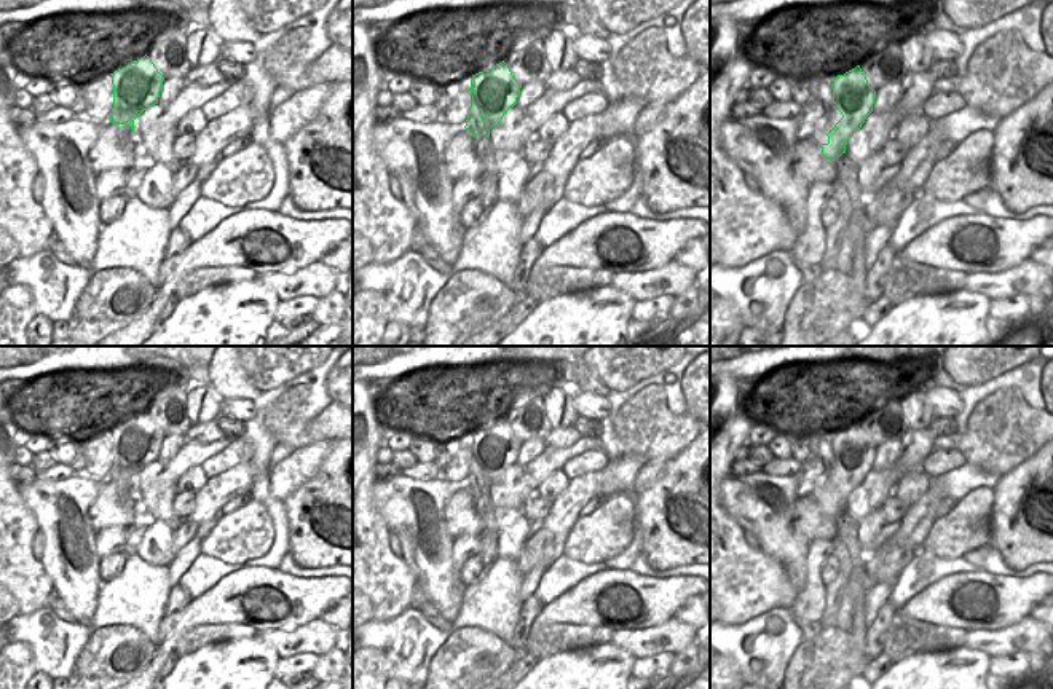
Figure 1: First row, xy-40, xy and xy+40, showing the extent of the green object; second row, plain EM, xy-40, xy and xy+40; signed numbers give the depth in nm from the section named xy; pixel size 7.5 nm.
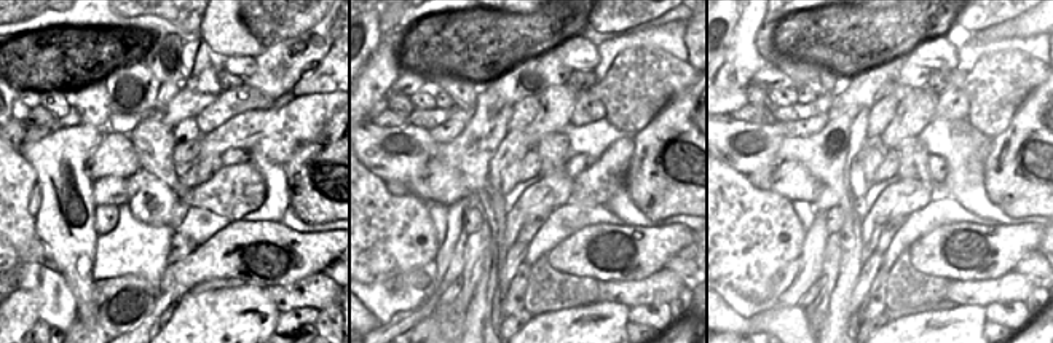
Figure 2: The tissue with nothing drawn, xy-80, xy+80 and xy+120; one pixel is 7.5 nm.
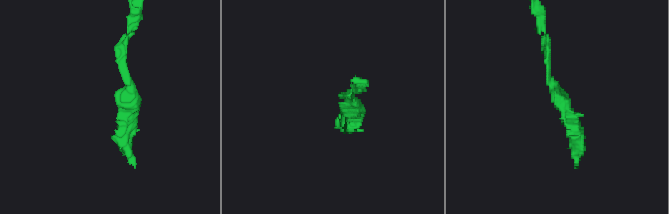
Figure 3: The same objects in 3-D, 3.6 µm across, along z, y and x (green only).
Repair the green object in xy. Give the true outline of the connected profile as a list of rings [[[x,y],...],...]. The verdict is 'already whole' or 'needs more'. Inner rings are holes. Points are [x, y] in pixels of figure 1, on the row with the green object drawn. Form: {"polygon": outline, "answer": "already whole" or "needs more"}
{"polygon": [[[504,61],[472,75],[472,102],[464,128],[475,137],[475,152],[482,161],[483,174],[496,177],[501,174],[498,155],[490,144],[490,129],[517,104],[520,88],[522,85],[514,78]]], "answer": "needs more"}

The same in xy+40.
{"polygon": [[[860,65],[838,75],[830,81],[833,88],[833,104],[842,118],[830,129],[828,142],[822,144],[822,155],[836,163],[836,180],[841,183],[857,211],[866,198],[858,185],[858,166],[846,153],[849,137],[862,128],[866,116],[873,112],[876,91],[868,85]]], "answer": "needs more"}

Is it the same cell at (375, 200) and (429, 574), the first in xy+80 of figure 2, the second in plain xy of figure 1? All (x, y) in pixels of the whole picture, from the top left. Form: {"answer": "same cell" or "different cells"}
{"answer": "different cells"}

